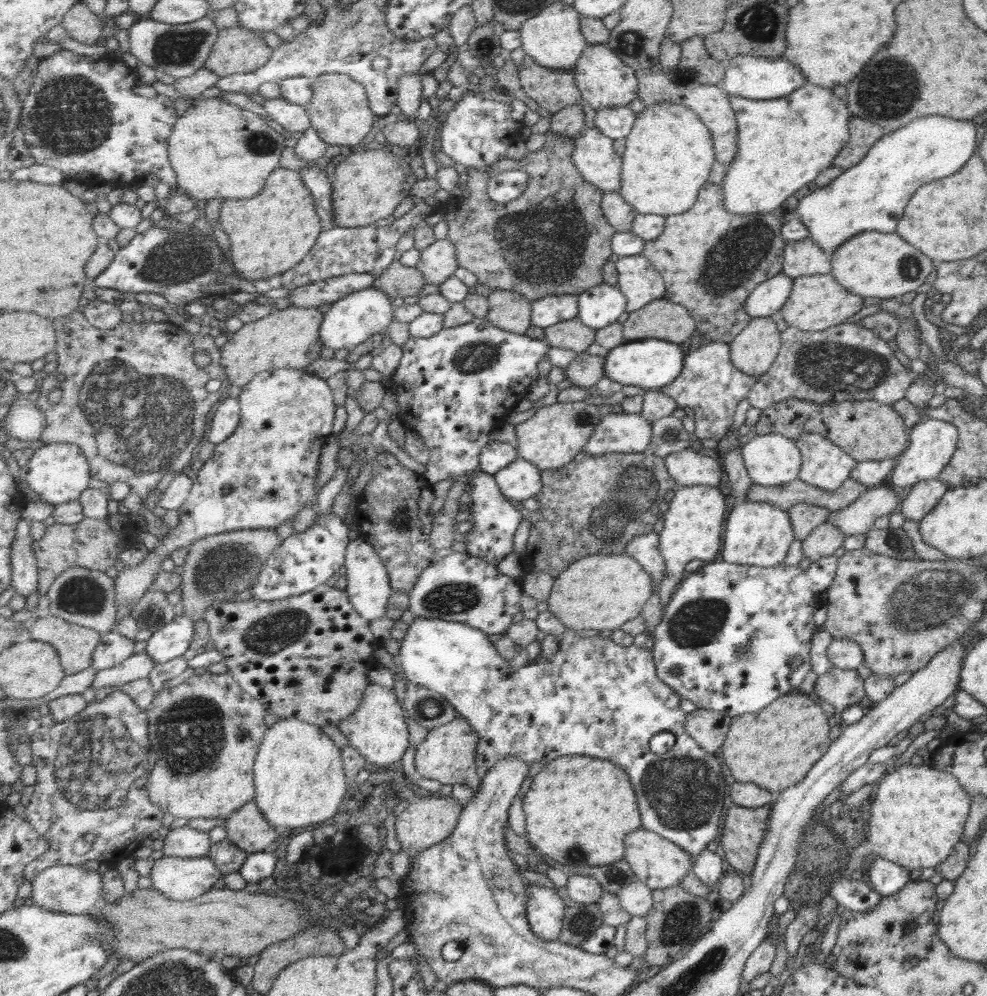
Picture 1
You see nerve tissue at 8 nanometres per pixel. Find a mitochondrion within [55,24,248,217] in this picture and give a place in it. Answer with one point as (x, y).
(179, 48)

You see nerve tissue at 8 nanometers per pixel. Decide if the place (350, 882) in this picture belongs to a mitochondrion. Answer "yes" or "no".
yes

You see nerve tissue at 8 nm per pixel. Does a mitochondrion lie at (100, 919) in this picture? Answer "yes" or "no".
no

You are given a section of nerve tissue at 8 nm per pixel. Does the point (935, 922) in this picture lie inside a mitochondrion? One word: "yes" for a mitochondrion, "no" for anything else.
no

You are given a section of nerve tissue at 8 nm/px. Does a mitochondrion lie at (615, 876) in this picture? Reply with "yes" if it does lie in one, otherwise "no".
yes

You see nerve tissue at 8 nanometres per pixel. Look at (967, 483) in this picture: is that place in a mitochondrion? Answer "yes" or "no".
no

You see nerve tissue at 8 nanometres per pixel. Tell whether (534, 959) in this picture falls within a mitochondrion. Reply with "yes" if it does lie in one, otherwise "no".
no

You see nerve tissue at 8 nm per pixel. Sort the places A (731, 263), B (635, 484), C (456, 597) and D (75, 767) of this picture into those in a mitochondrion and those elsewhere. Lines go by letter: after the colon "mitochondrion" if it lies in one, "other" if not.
A: mitochondrion
B: mitochondrion
C: mitochondrion
D: mitochondrion

